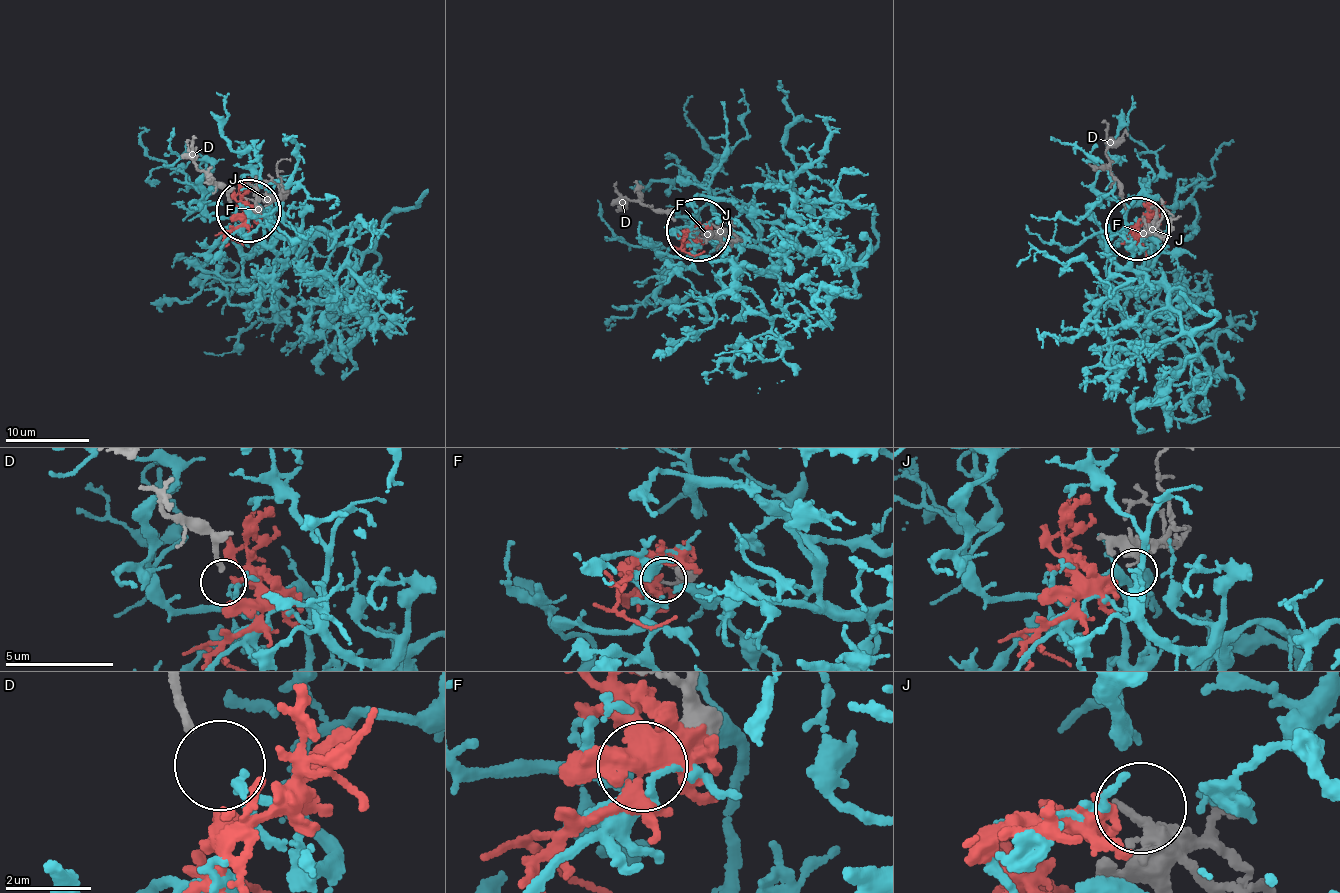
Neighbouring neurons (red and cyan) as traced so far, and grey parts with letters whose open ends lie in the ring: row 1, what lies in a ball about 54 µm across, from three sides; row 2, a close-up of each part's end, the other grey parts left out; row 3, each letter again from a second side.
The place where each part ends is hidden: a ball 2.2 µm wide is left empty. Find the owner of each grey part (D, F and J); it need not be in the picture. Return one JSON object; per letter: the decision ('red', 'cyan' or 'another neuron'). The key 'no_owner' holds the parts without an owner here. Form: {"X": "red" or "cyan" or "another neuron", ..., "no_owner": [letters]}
{"D": "cyan", "F": "another neuron", "J": "red", "no_owner": ["F"]}

